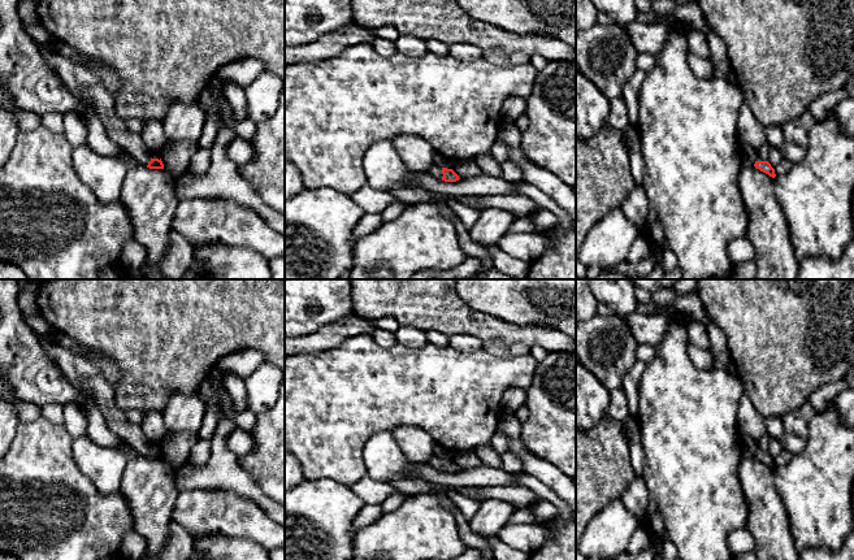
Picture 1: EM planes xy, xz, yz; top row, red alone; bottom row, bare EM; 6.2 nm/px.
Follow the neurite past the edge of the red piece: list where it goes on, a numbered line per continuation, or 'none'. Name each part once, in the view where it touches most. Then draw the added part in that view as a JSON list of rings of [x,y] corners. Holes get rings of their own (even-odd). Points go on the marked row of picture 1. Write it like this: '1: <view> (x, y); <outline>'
1: xz (436, 172); [[[435,165],[432,166],[432,168],[429,168],[426,173],[428,173],[429,175],[434,177],[434,178],[438,179],[438,181],[442,181],[442,177],[443,177],[442,169],[438,168],[438,166],[435,166]]]

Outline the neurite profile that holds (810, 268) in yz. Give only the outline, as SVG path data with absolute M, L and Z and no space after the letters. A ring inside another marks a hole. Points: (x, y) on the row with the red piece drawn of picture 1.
M854 239L848 243L840 259L799 260L797 279L854 279Z

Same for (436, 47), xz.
M428 39L425 40L428 51L437 56L448 56L450 47L445 43L438 42L437 39Z

